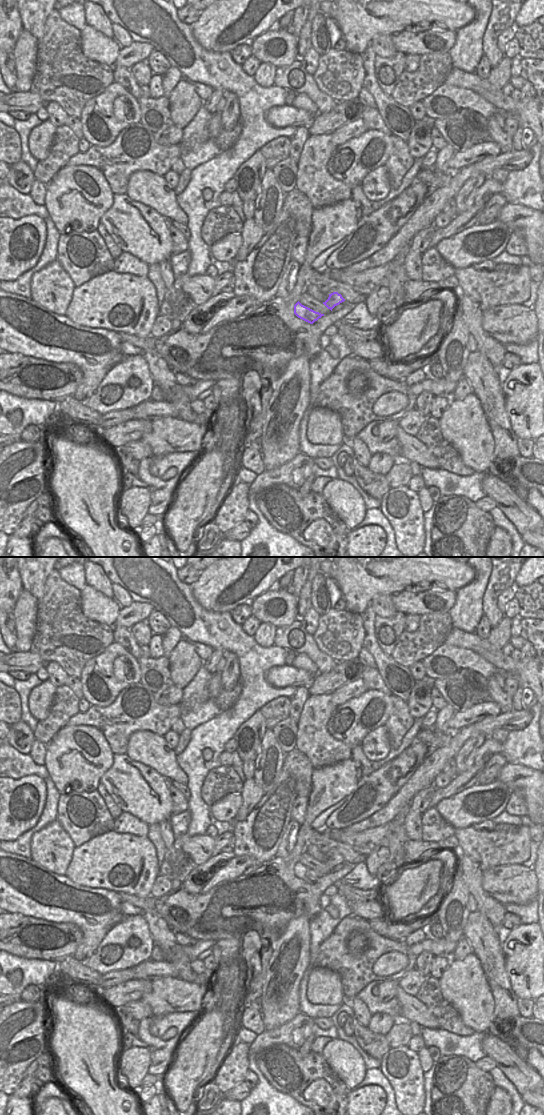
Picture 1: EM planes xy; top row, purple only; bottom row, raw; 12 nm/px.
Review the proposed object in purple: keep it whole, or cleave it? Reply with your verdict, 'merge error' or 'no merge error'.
no merge error

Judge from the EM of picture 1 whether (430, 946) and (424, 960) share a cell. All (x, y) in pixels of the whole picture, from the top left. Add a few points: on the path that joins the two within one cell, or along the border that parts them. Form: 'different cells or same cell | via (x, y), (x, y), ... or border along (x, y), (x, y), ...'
different cells | border along (433, 955), (428, 952), (421, 952), (417, 956)

